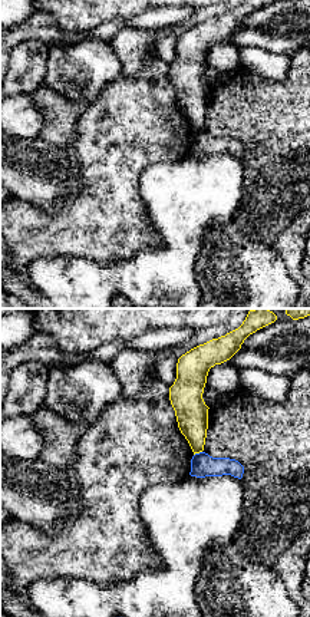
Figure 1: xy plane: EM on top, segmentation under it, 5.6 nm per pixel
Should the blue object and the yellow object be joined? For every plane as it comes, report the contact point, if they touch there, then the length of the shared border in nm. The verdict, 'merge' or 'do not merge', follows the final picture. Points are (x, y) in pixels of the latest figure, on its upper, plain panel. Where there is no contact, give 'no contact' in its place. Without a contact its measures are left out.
contact (197, 132); length 50 nm

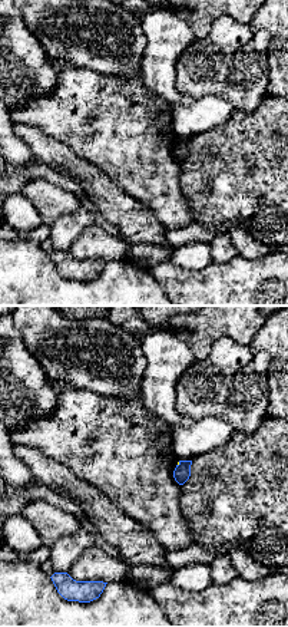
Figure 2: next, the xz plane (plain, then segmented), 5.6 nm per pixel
contact (179, 142); length 30 nm

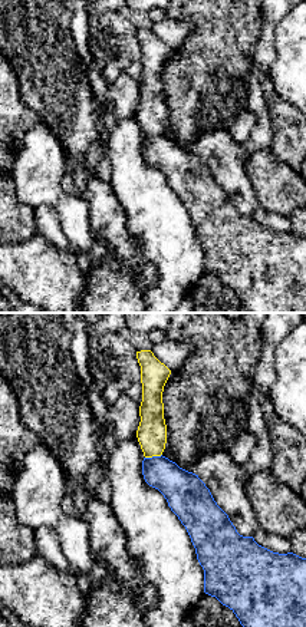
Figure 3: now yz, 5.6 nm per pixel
contact (152, 135); length 100 nm

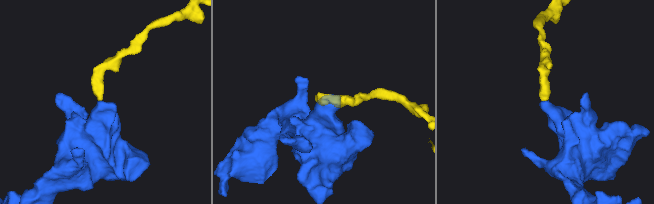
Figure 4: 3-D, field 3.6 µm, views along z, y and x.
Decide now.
do not merge

